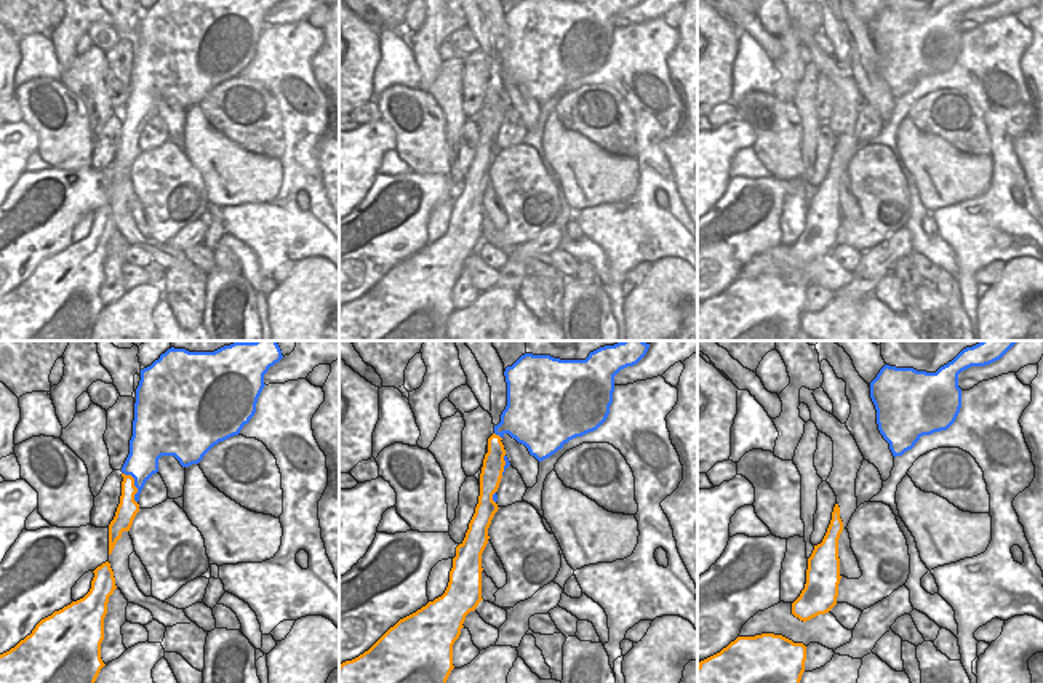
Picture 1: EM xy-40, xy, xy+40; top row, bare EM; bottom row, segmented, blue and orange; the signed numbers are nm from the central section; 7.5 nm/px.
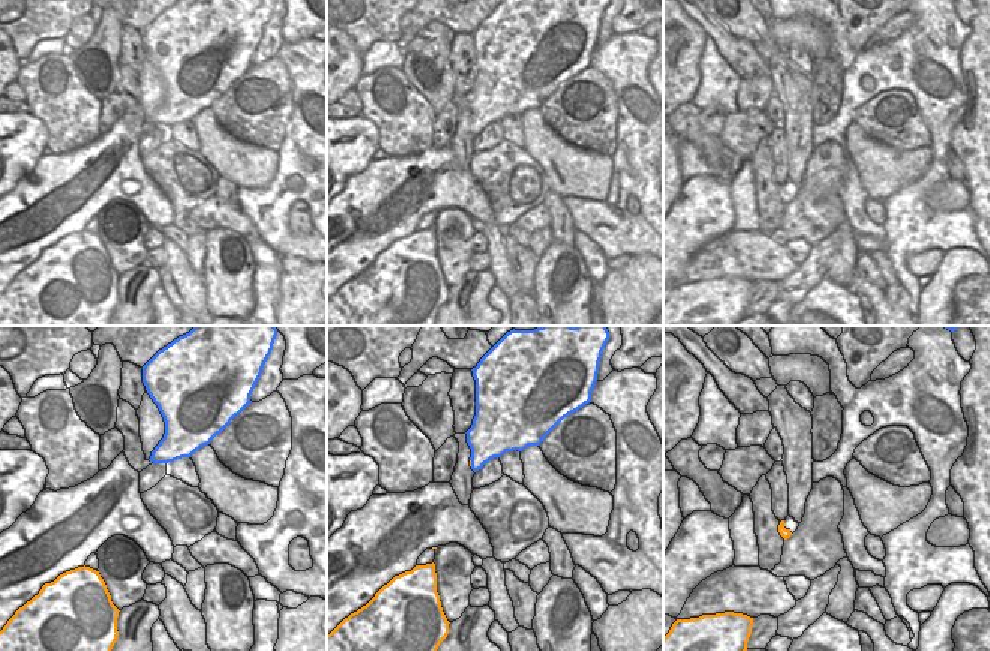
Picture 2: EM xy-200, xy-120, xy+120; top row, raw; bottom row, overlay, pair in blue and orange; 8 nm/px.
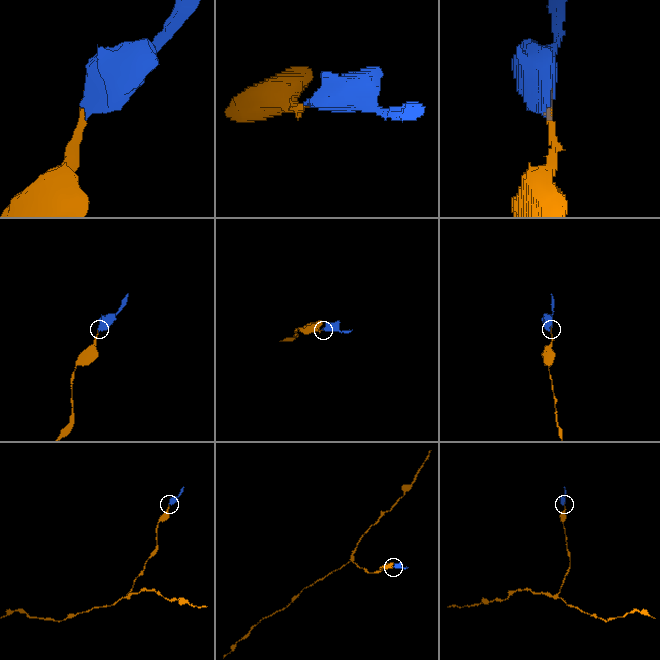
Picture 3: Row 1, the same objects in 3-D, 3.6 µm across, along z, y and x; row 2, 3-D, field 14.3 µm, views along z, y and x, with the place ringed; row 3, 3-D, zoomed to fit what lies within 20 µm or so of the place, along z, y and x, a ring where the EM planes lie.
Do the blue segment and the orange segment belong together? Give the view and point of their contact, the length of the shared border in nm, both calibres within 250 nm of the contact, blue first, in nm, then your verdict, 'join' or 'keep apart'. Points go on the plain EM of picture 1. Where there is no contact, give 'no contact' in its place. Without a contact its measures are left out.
xy-40 (135, 127) | 260 nm | 240/150 nm | join

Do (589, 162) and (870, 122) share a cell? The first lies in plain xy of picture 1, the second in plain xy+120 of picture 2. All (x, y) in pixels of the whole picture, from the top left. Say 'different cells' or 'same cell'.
different cells

